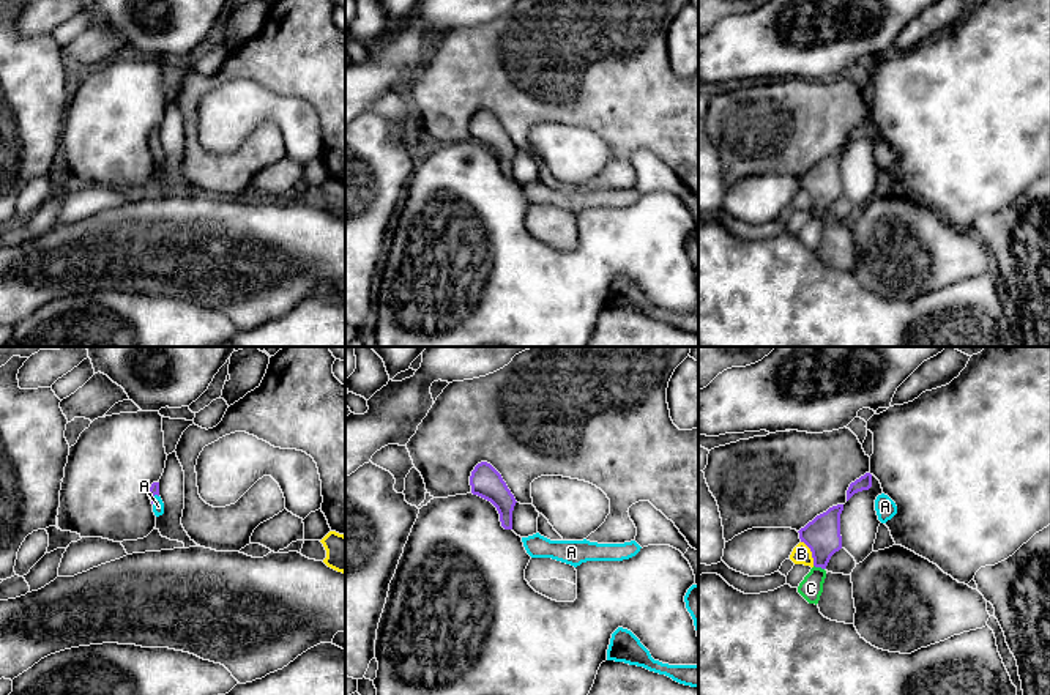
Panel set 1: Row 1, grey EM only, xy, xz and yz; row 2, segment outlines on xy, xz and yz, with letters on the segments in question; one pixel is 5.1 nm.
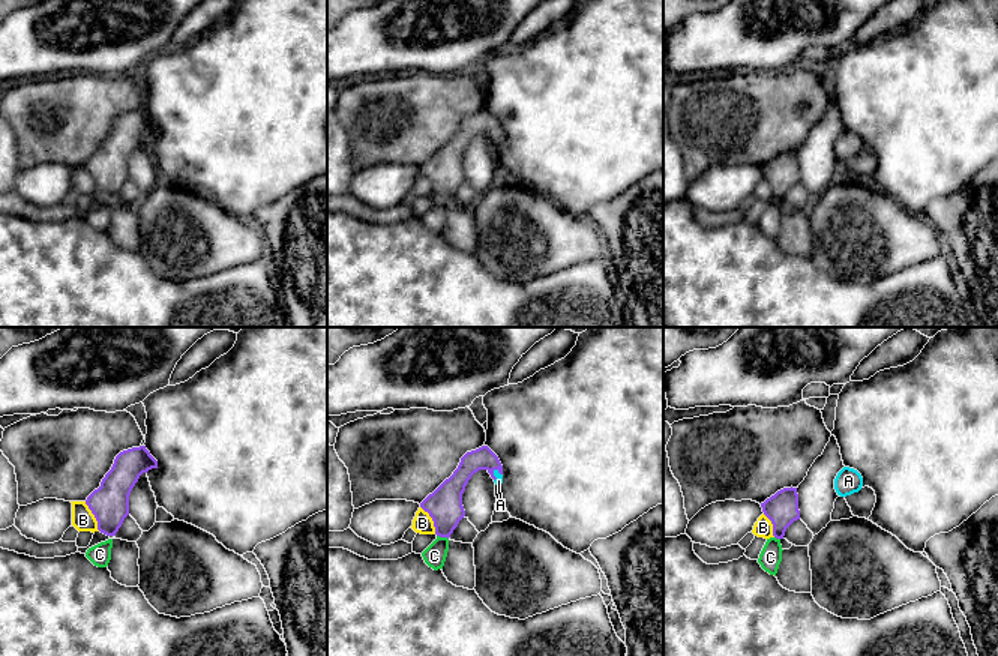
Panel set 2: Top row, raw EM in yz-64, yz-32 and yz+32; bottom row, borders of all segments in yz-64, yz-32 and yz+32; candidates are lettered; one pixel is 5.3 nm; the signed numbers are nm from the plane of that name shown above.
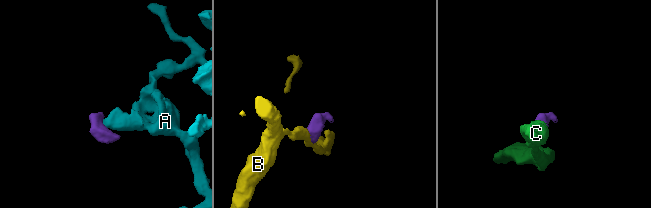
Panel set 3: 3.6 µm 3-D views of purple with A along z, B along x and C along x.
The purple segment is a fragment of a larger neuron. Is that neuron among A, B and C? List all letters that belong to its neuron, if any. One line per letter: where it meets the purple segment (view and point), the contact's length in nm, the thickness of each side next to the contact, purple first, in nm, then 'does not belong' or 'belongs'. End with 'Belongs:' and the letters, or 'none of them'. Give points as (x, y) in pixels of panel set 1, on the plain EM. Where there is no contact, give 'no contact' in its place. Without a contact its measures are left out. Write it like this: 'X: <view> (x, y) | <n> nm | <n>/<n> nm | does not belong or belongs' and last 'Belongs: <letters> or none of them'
A: xy (152, 145) | 60 nm | 50/60 nm | belongs
B: yz (812, 200) | 140 nm | 180/100 nm | does not belong
C: yz (819, 213) | 60 nm | 180/120 nm | does not belong
Belongs: A

